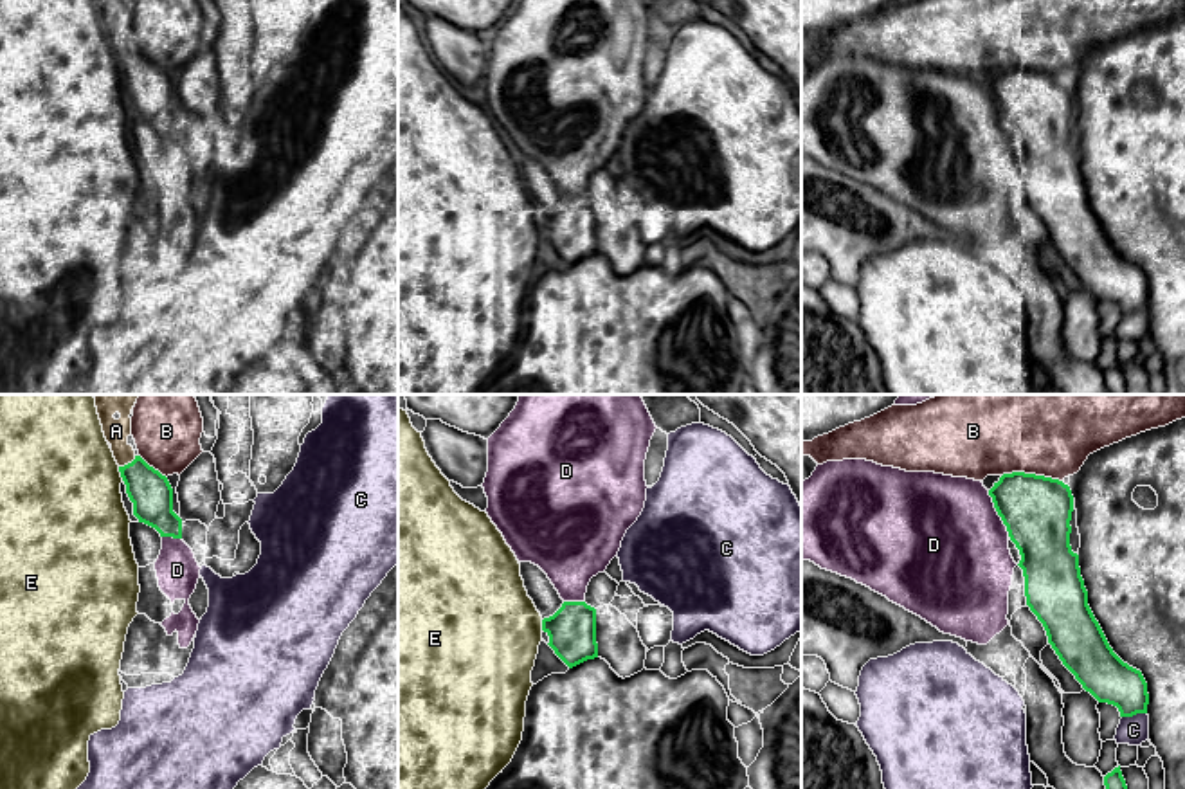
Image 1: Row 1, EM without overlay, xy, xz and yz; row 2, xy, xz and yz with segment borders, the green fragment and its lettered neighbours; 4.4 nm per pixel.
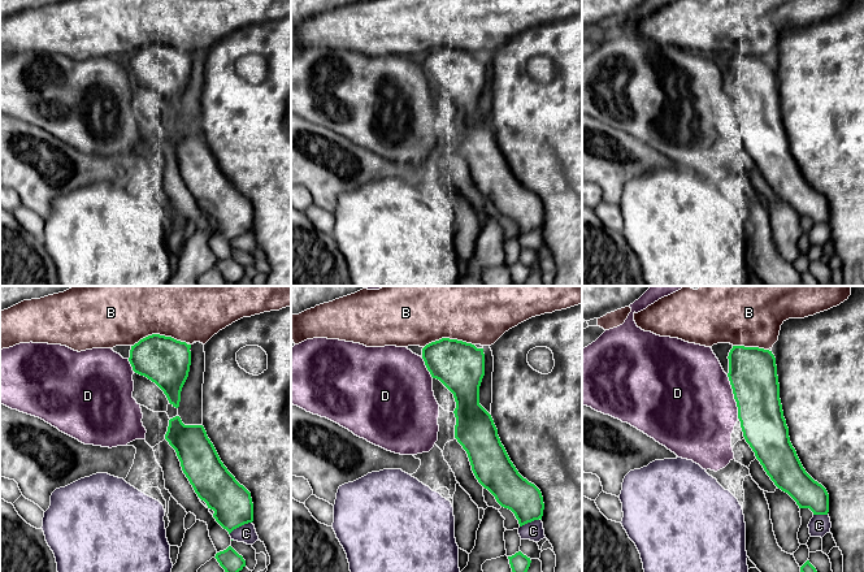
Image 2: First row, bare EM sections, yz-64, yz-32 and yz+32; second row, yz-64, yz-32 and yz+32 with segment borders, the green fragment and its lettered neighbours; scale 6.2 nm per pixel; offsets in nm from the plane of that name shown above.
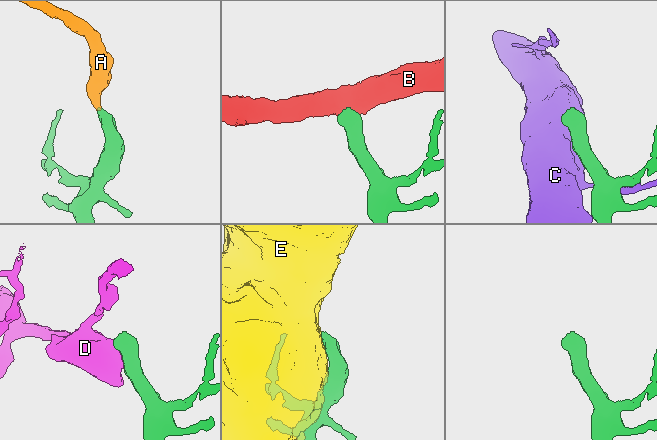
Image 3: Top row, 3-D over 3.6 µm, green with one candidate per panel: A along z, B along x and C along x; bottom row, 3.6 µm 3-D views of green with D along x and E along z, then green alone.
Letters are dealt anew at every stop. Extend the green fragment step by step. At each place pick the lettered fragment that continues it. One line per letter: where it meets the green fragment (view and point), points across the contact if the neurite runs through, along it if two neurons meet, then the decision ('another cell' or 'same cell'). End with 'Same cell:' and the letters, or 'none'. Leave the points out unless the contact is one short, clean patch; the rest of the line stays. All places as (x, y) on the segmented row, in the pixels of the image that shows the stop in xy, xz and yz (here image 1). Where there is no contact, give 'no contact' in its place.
A: xy (128, 463) | same cell
B: yz (1032, 474) | another cell
C: yz (1133, 714) | another cell
D: yz (998, 514) | another cell
E: xy (121, 474) | another cell
Same cell: A

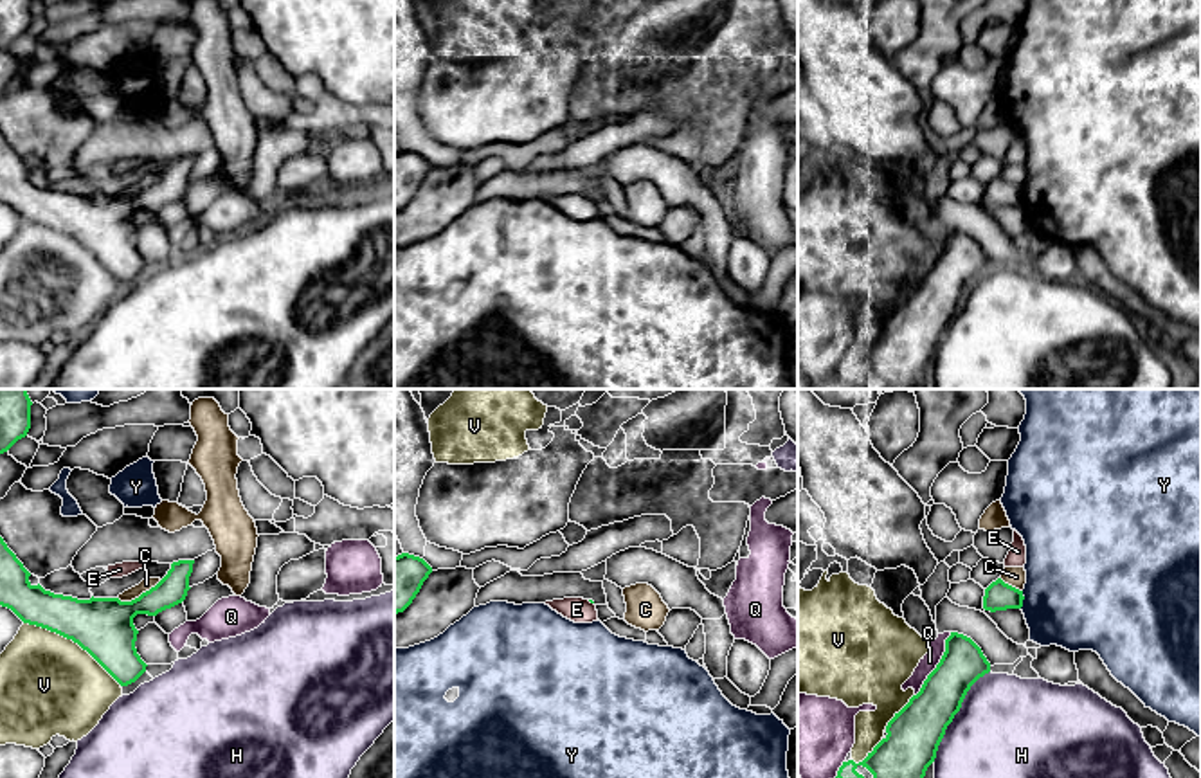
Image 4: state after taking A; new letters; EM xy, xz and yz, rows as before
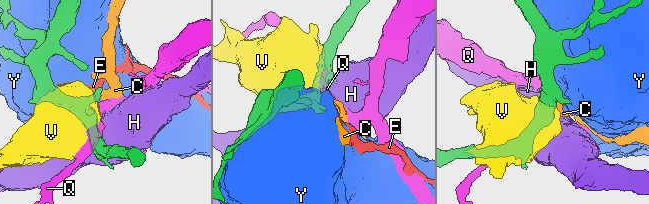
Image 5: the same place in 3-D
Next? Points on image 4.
C: xy (141, 595) | along xy (161, 580), (130, 600), (117, 598) | another cell
E: xz (591, 602) | along xz (587, 600), (593, 604) | another cell
H: yz (955, 714) | another cell
Q: yz (937, 665) | another cell
V: xy (72, 640) | another cell
Y: yz (1023, 598) | another cell
Same cell: none

